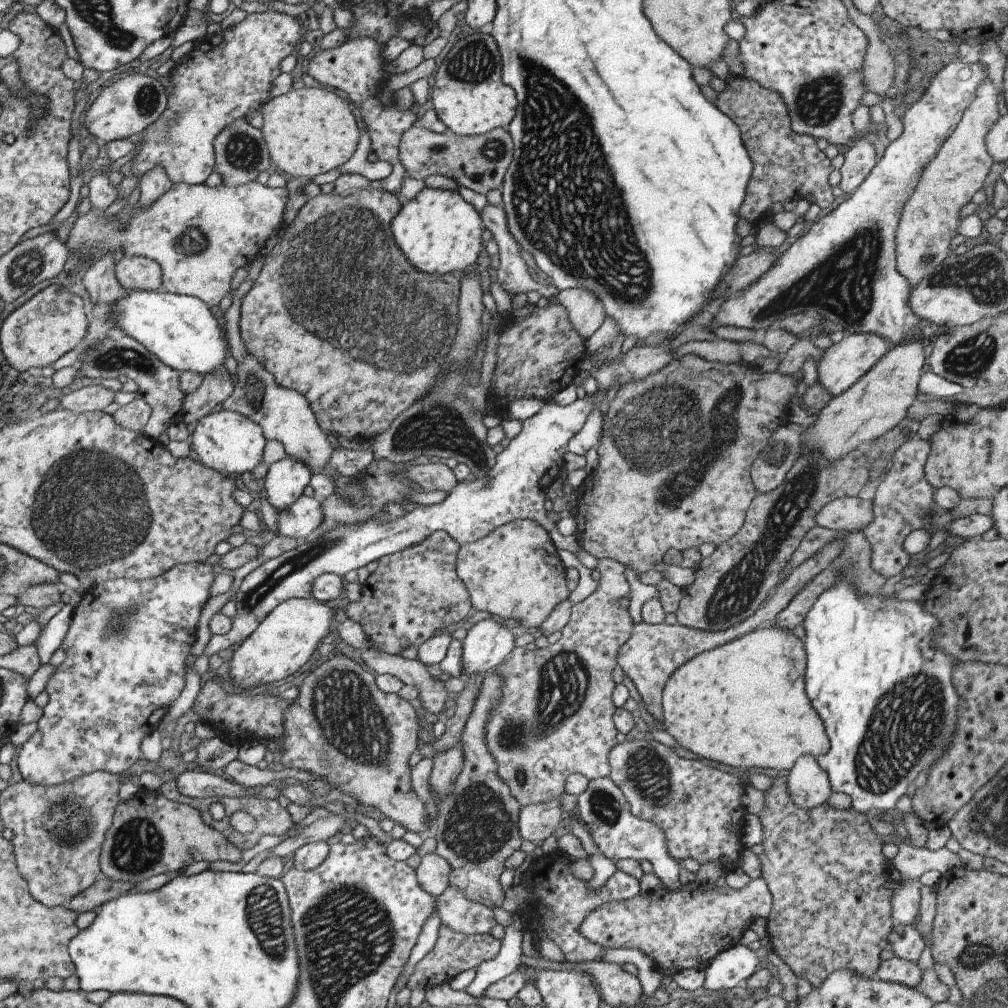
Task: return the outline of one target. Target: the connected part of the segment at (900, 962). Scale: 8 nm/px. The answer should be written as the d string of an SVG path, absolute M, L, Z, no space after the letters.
M893 957L882 961L876 975L876 978L882 981L917 988L921 982L922 971L913 961Z

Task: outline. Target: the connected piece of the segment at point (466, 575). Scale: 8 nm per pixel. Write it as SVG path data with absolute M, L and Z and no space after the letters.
M512 520L492 530L492 534L488 534L482 540L460 544L455 570L468 590L475 611L486 611L506 620L518 620L520 627L515 630L523 633L537 630L556 606L560 606L564 600L569 600L570 591L565 578L567 565L562 562L561 554L562 552L554 546L550 534L538 522Z

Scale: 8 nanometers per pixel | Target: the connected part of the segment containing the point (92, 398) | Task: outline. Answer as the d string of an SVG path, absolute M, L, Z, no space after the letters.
M93 382L90 386L74 390L60 399L62 408L74 413L103 411L112 402L114 392Z

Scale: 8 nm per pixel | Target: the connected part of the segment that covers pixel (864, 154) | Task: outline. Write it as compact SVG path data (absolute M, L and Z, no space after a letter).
M859 136L848 144L843 156L844 164L839 169L842 175L839 187L842 192L848 194L856 191L877 164L875 146L866 138Z

